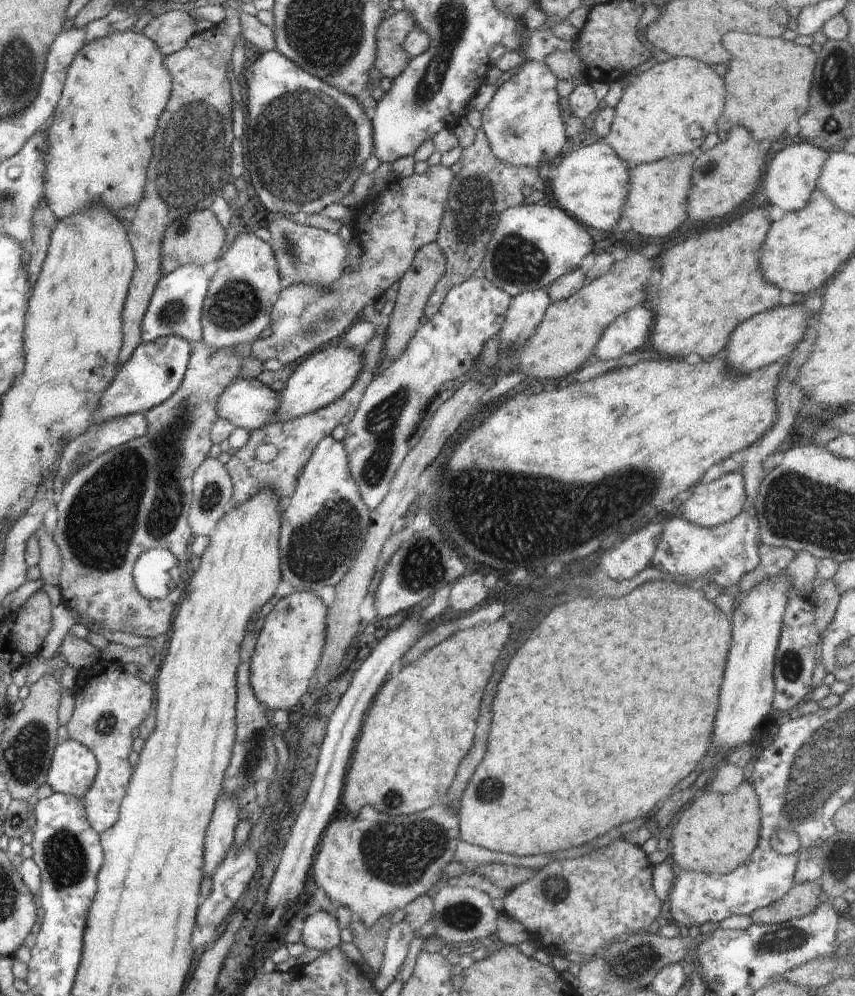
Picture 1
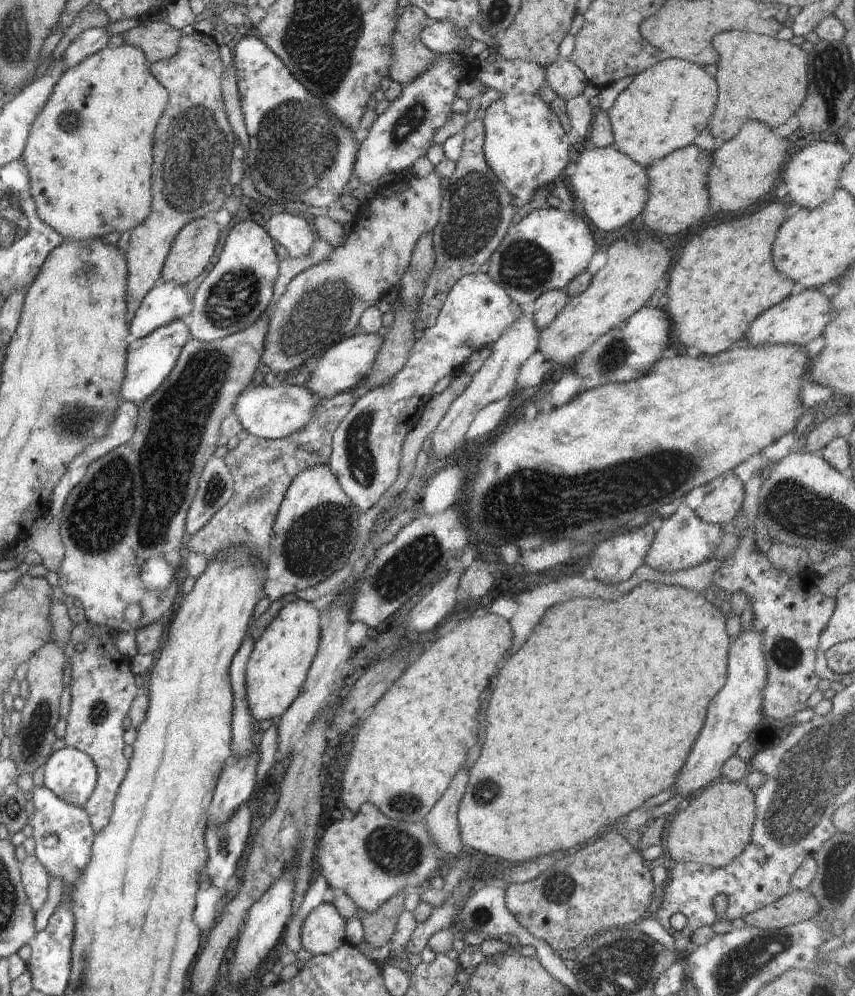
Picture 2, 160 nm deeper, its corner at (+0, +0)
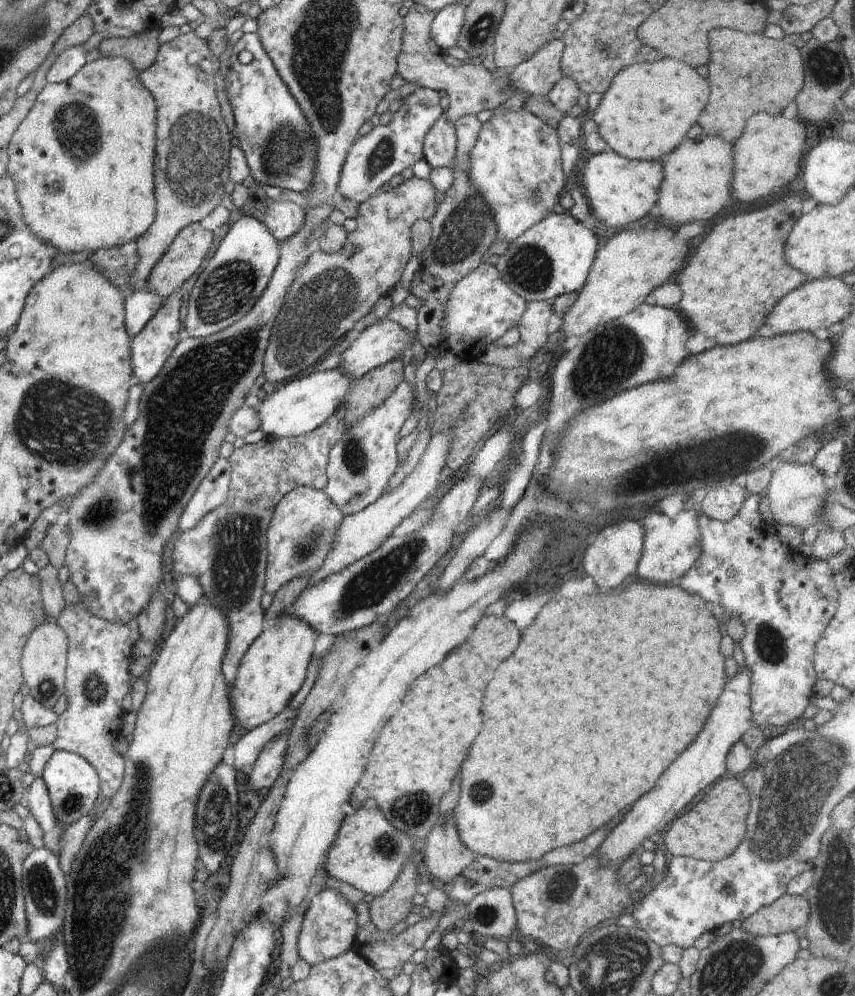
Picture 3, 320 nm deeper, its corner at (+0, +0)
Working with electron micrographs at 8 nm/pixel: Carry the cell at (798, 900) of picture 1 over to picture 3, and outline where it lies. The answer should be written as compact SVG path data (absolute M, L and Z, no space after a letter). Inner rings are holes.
M781 896L743 920L741 929L752 936L769 937L796 933L809 919L809 904L804 896Z

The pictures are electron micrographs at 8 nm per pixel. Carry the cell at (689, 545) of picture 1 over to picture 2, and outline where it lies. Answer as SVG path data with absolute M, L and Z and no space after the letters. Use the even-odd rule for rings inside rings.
M681 501L676 512L655 524L655 535L645 556L644 565L659 573L675 573L695 567L710 558L721 537L721 525L704 522L690 507Z

